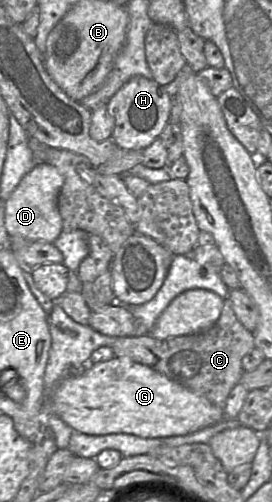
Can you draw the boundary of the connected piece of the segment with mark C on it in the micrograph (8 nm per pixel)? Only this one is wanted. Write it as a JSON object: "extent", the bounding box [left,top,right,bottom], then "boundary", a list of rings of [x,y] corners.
{"extent":[111,298,255,409],"boundary":[[[226,298],[218,321],[204,332],[164,340],[155,339],[149,334],[122,337],[116,338],[111,347],[116,357],[126,357],[134,362],[146,365],[177,384],[205,397],[213,405],[224,409],[230,391],[240,382],[244,372],[242,359],[255,348],[255,342],[253,333],[239,322],[232,308],[231,300]]]}

